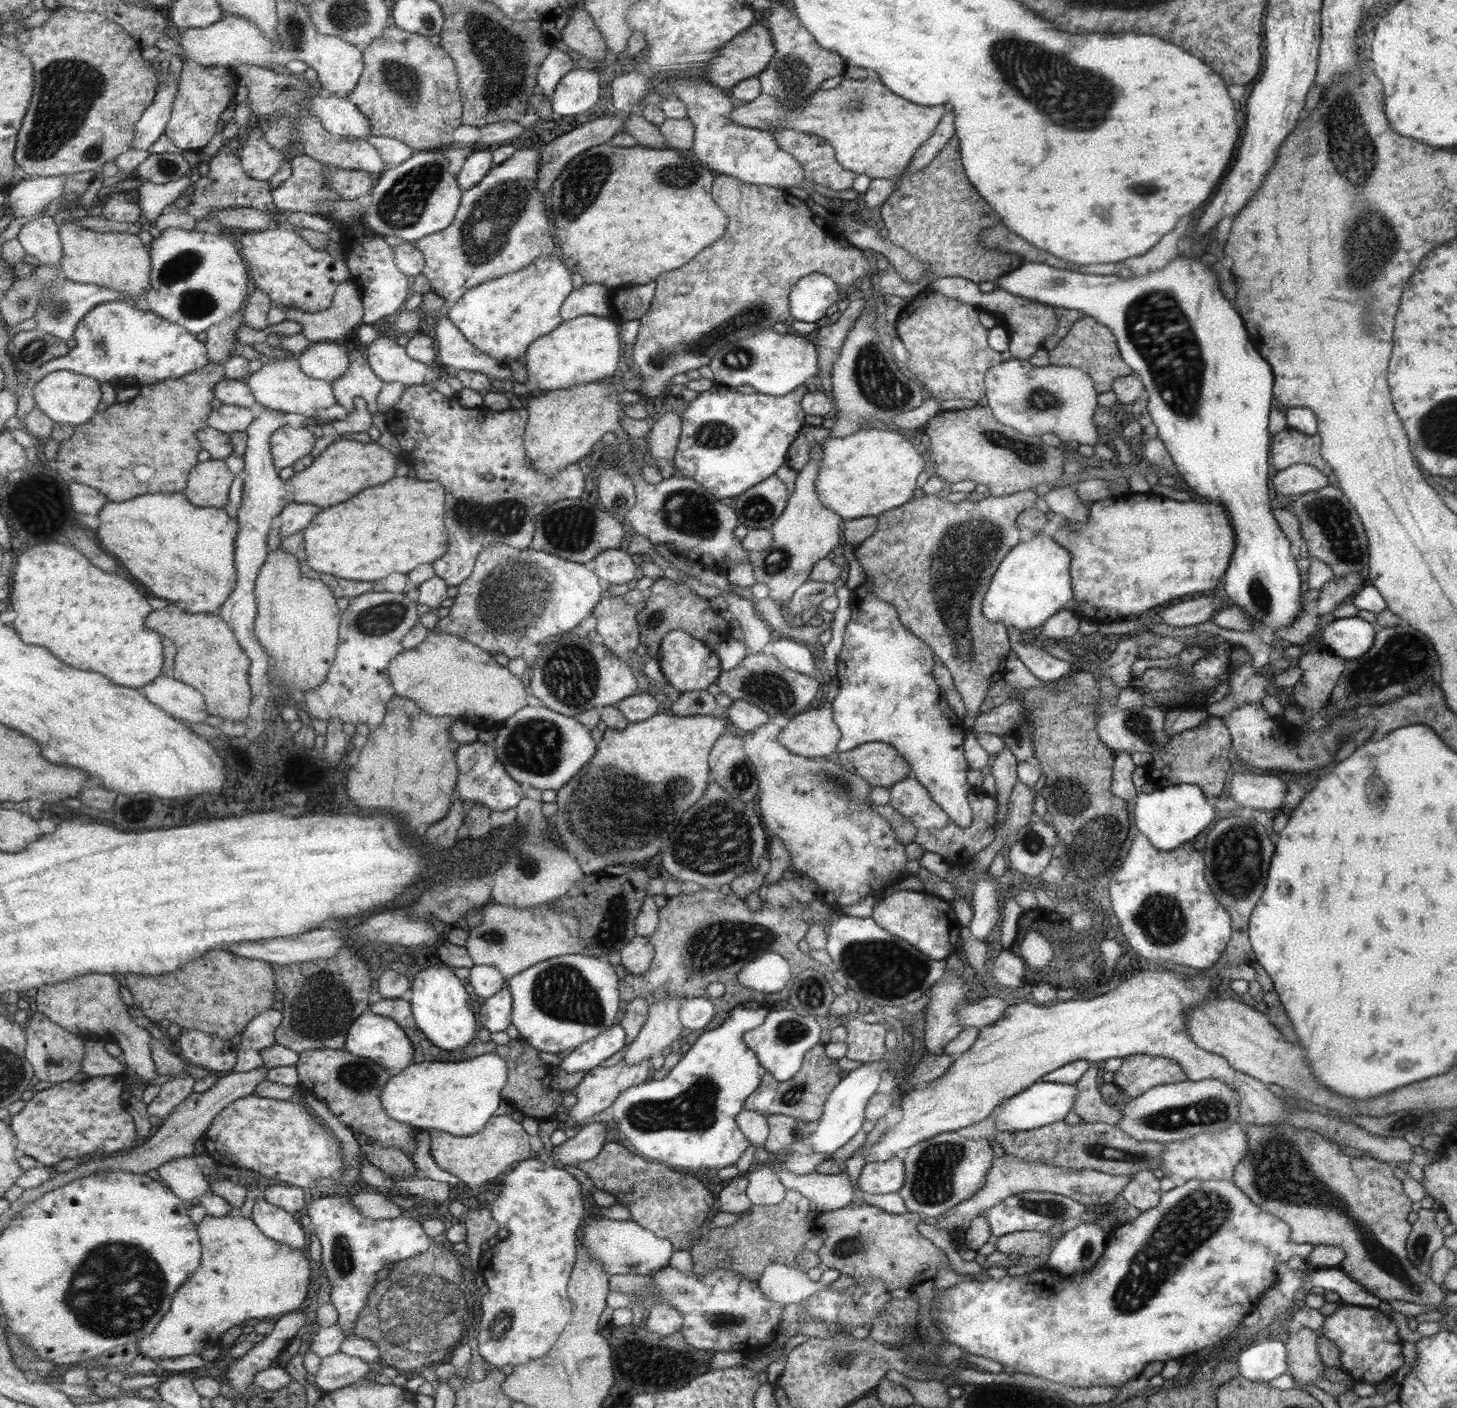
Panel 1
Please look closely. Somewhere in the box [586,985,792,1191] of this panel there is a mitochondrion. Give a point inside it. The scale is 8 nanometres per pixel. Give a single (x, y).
(695, 1109)

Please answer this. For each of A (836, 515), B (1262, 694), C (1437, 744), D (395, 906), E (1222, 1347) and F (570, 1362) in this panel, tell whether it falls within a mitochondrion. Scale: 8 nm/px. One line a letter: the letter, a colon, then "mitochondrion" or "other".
A: other
B: other
C: other
D: other
E: other
F: other

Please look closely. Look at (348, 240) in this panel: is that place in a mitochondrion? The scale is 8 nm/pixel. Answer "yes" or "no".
no

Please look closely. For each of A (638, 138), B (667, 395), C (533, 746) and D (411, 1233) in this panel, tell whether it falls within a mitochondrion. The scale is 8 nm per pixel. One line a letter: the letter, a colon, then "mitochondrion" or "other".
A: other
B: other
C: mitochondrion
D: other

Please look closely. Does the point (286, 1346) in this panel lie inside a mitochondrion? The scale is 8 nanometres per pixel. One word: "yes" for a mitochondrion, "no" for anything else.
no

